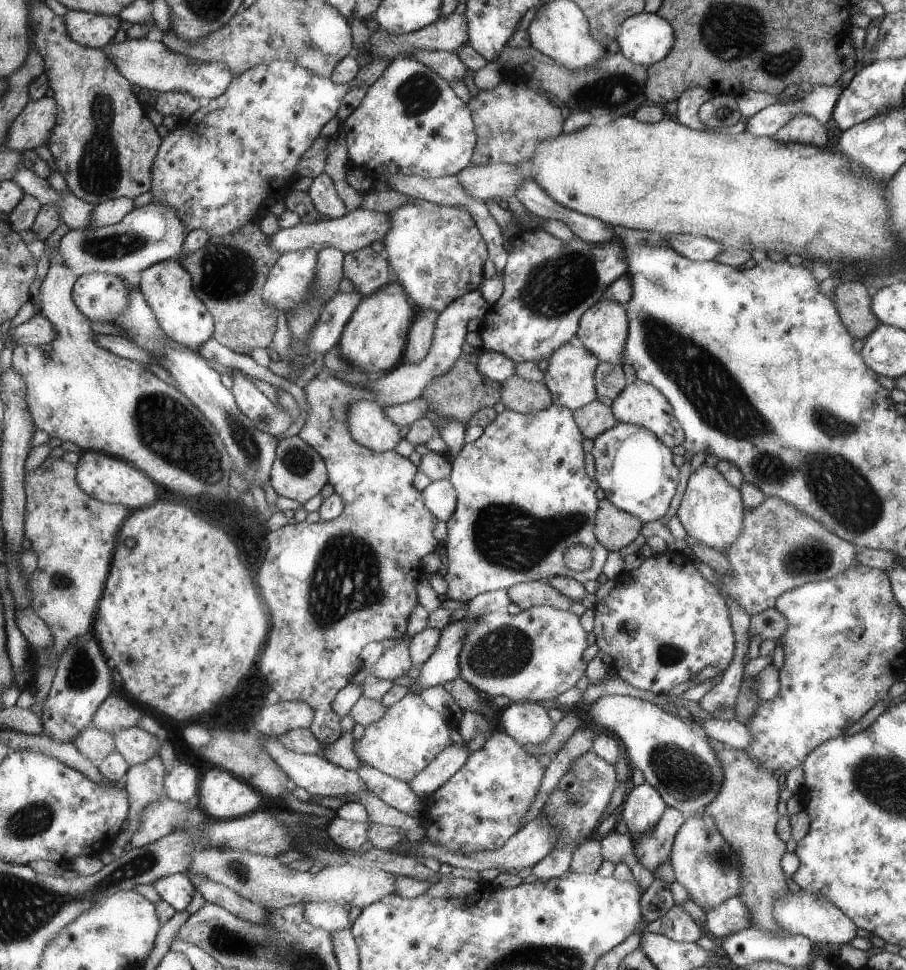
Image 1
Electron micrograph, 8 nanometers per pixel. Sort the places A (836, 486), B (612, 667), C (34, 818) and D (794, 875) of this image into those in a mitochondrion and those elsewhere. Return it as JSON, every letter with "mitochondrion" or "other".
{"A":"mitochondrion","B":"other","C":"mitochondrion","D":"other"}

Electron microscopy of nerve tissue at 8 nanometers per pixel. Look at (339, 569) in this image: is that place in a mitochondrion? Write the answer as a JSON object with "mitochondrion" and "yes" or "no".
{"mitochondrion":"yes"}

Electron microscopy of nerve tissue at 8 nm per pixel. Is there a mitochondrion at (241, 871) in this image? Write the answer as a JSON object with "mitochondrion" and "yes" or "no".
{"mitochondrion":"yes"}

